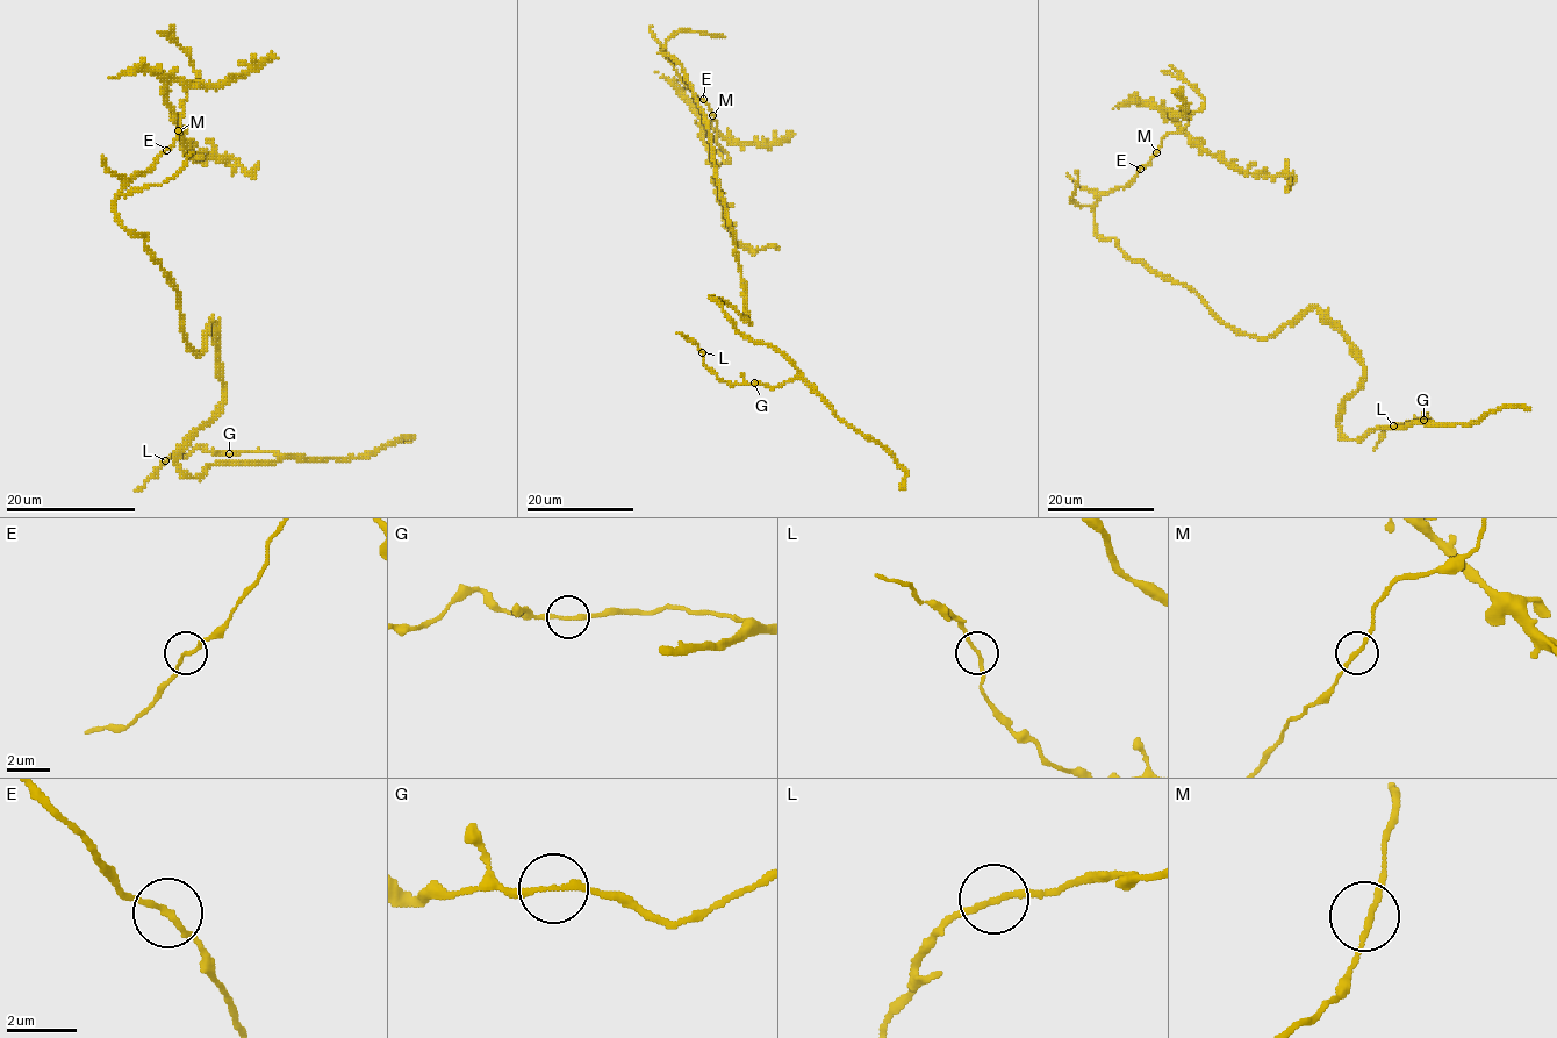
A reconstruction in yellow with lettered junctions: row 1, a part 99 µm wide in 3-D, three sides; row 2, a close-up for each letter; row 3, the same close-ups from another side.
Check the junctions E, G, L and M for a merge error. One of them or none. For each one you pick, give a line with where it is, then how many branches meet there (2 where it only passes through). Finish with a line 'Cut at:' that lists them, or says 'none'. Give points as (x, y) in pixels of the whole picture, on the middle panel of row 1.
Cut at: none

